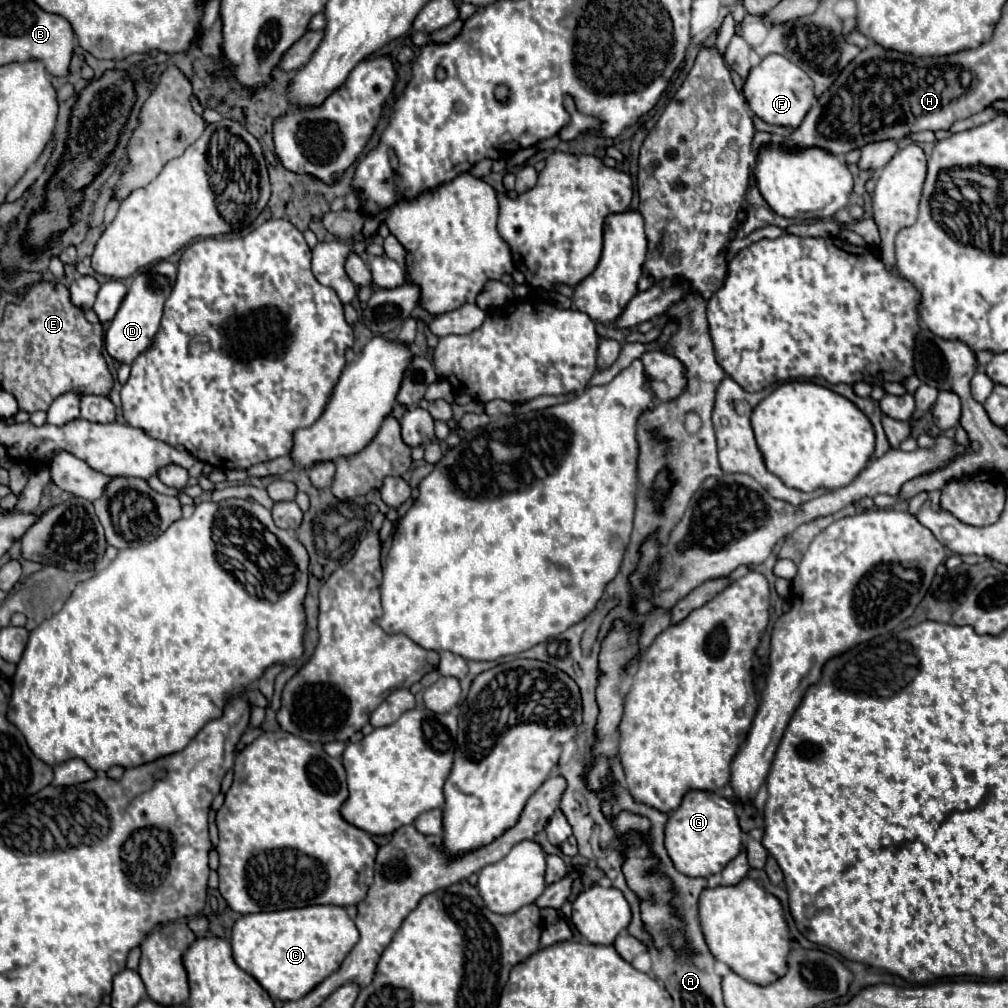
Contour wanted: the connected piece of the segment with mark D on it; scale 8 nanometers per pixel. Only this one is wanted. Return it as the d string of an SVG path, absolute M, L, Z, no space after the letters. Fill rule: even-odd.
M171 261L155 263L137 273L115 319L109 323L109 329L105 333L105 349L113 359L117 359L119 363L133 363L137 355L149 349L155 333L159 331L163 305L173 289L175 279L177 279L177 267Z

